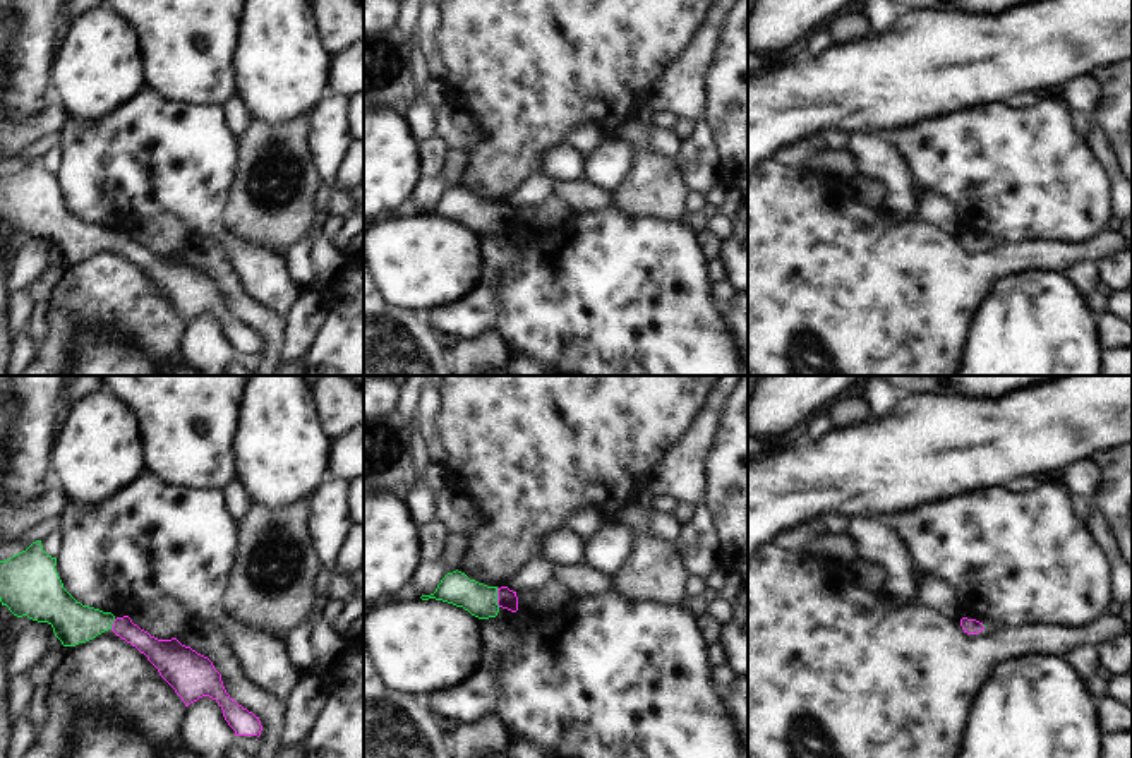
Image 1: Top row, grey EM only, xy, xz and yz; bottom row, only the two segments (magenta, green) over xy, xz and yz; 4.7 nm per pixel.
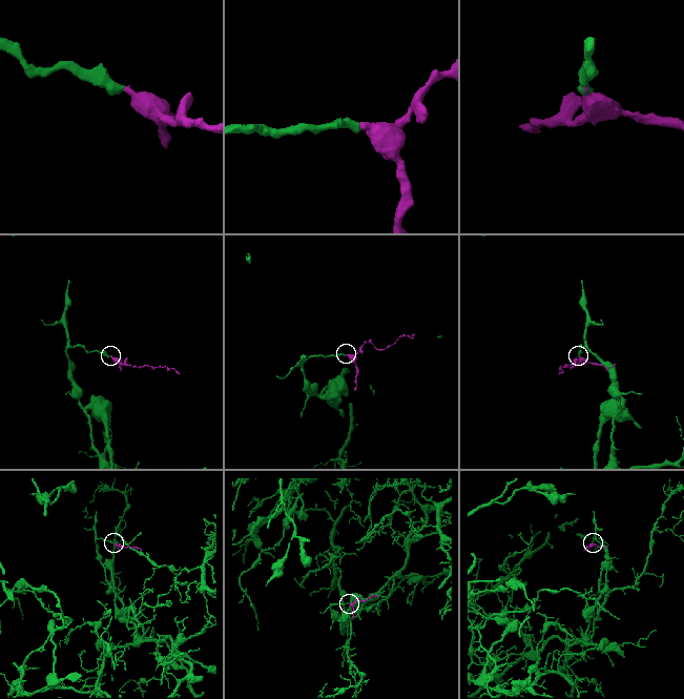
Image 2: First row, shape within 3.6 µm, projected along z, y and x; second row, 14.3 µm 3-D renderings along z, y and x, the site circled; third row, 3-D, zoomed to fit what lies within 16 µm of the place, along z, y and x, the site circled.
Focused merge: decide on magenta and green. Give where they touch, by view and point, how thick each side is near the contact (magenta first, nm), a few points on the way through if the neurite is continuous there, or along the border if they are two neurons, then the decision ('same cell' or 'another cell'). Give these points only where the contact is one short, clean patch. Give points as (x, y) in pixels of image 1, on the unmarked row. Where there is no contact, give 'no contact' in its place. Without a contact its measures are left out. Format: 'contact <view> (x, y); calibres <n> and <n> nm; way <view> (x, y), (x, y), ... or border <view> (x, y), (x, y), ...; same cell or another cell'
contact xz (498, 213); calibres 90 and 160 nm; way xz (506, 215), (498, 213), (481, 216); same cell

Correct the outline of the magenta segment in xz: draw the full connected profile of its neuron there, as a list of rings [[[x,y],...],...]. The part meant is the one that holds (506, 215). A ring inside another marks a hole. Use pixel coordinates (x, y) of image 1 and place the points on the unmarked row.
[[[458,185],[448,189],[434,209],[422,211],[420,214],[436,214],[456,223],[463,223],[479,235],[496,233],[501,223],[511,228],[518,226],[516,208],[509,206],[508,202],[487,202],[484,199],[470,196]]]

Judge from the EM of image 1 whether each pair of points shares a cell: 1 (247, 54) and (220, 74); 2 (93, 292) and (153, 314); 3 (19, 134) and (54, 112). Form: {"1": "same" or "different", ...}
{"1": "different", "2": "same", "3": "same"}

